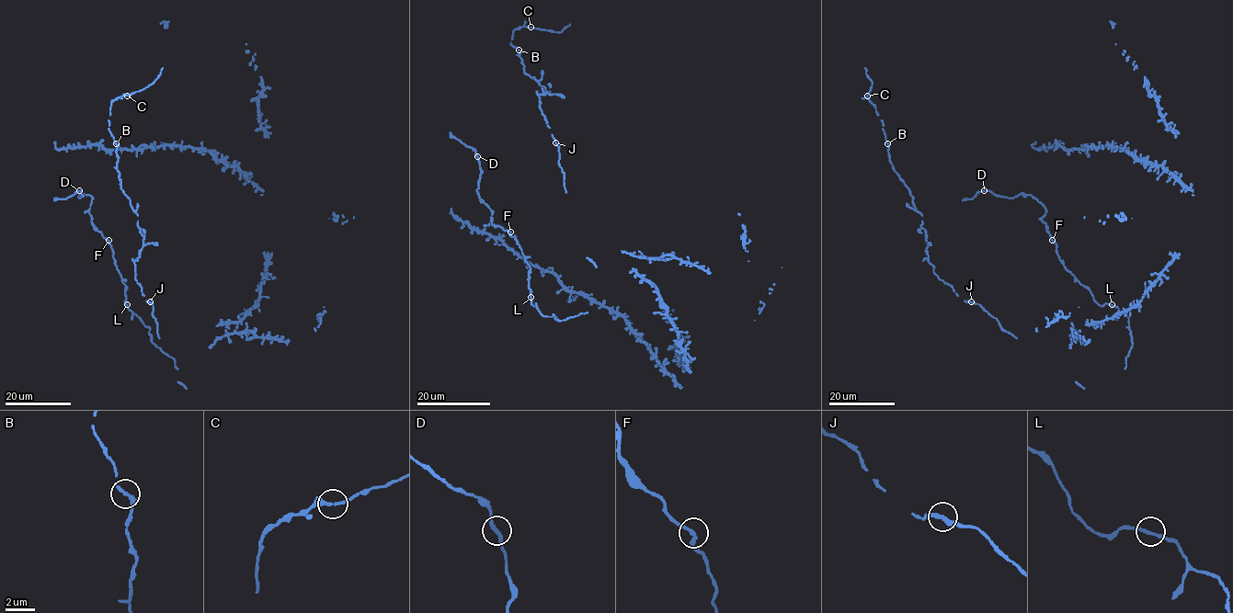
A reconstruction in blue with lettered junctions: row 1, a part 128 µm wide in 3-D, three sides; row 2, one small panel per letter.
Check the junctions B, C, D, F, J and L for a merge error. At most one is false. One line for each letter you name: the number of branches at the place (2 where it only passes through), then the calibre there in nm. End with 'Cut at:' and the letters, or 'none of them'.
Cut at: none of them

